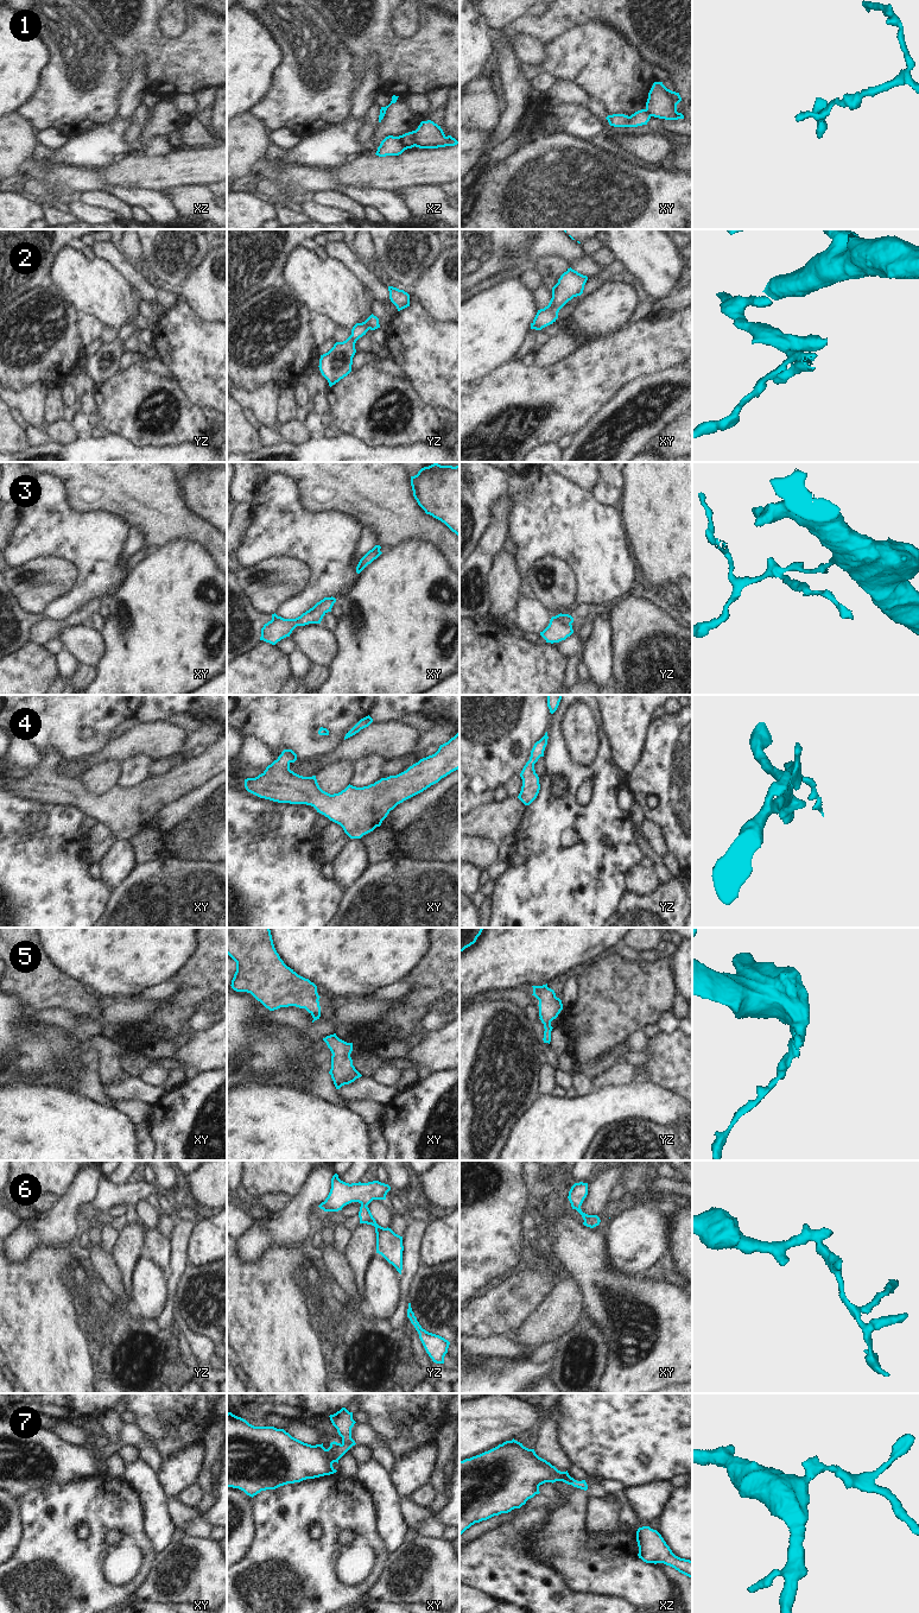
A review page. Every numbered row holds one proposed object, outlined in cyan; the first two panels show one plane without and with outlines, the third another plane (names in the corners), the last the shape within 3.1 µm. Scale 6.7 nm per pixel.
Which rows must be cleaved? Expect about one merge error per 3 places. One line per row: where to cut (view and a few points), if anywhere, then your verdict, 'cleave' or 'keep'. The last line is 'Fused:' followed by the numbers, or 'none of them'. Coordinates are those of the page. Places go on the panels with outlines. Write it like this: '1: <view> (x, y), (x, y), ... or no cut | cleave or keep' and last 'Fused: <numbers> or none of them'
1: xz (416, 131), (414, 145) | cleave
2: no cut | keep
3: yz (556, 615), (570, 624) | cleave
4: no cut | keep
5: no cut | keep
6: no cut | keep
7: no cut | keep
Fused: 1, 3

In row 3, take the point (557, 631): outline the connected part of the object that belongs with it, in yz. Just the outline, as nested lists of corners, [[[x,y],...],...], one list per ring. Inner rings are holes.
[[[552,616],[549,626],[540,632],[546,643],[559,643],[573,633],[572,625],[563,622],[559,618]]]

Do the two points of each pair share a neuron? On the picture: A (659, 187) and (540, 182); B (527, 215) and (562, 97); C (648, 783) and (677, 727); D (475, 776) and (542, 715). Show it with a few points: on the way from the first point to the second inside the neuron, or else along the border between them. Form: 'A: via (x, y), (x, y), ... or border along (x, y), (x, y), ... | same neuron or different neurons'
A: via (629, 187), (602, 188), (596, 183), (570, 183) | same neuron
B: border along (542, 94), (550, 103) | different neurons
C: via (663, 769), (671, 760), (671, 751), (677, 741) | same neuron
D: via (492, 759), (525, 726) | same neuron

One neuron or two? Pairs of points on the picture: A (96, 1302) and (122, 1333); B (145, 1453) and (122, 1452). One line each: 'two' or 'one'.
A: one
B: two

